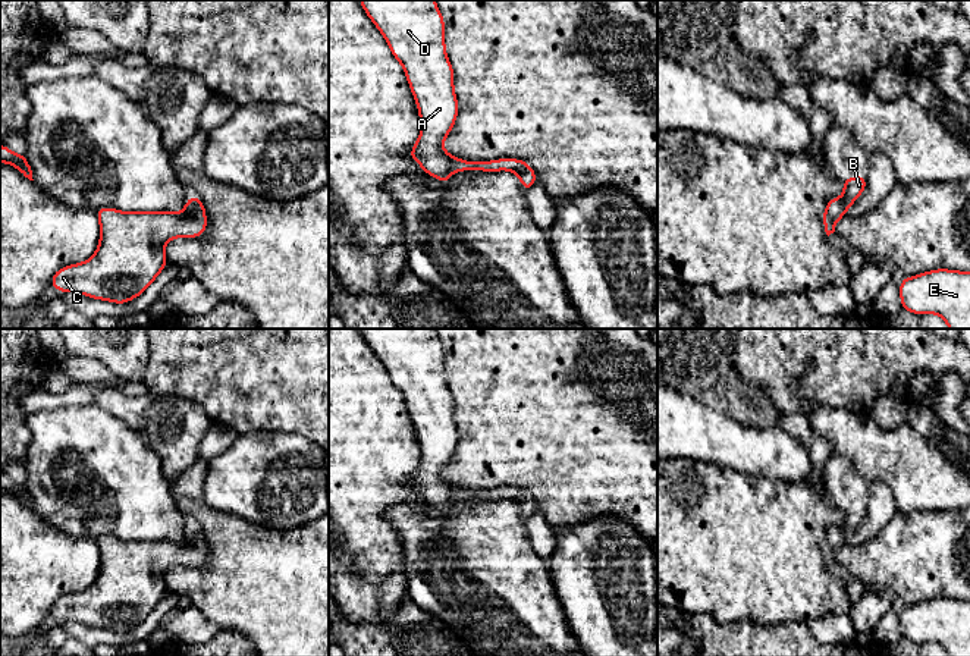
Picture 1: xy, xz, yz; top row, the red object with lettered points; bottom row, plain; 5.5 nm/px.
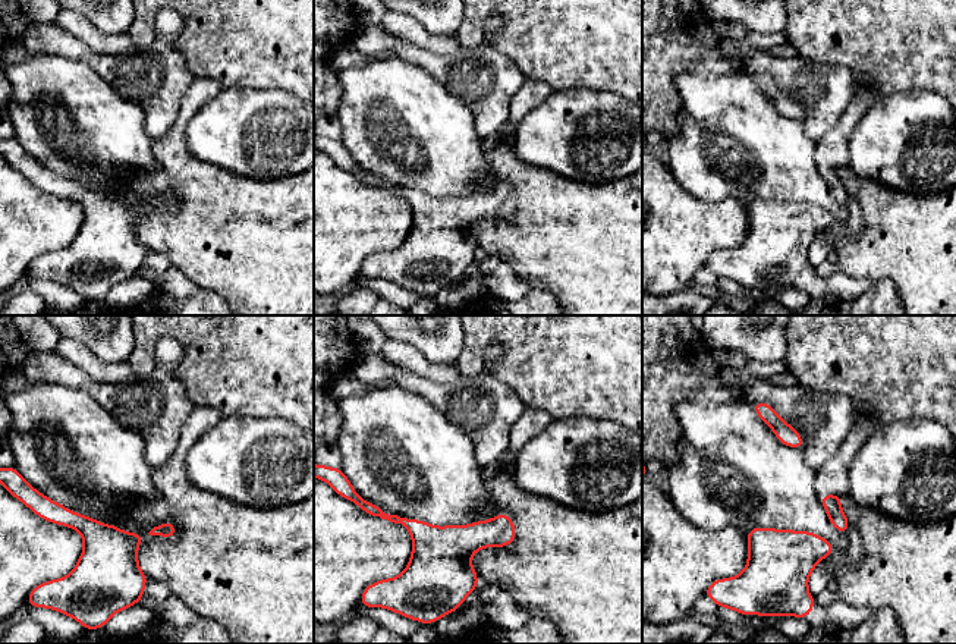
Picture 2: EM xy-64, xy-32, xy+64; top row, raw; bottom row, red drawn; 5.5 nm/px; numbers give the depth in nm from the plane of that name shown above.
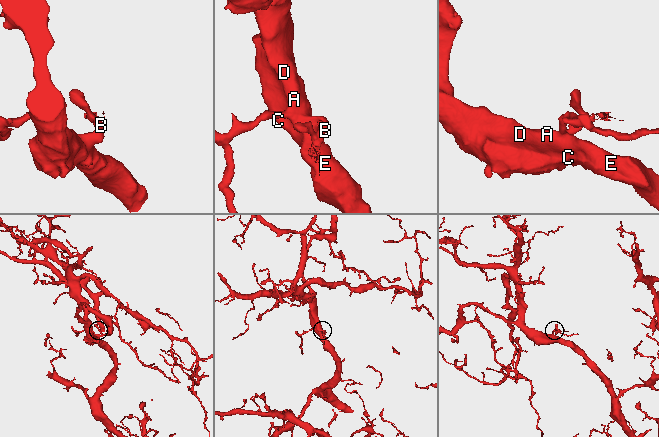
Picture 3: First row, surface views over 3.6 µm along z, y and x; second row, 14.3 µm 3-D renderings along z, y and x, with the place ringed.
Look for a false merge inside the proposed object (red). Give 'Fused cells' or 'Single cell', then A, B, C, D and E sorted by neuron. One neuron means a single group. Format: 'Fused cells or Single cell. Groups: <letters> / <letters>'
Single cell. Groups: A B C D E

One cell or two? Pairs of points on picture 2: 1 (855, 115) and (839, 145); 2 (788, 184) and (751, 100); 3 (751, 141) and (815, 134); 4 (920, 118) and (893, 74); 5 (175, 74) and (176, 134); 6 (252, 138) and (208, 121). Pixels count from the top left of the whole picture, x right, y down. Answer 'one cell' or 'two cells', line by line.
1: one cell
2: one cell
3: two cells
4: two cells
5: two cells
6: one cell

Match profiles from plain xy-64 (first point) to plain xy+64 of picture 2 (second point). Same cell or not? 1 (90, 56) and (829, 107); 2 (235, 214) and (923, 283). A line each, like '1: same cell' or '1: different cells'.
1: same cell
2: same cell

